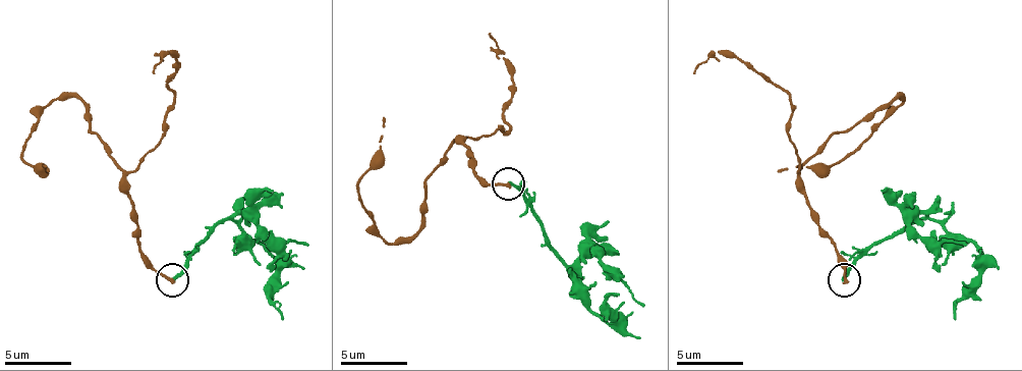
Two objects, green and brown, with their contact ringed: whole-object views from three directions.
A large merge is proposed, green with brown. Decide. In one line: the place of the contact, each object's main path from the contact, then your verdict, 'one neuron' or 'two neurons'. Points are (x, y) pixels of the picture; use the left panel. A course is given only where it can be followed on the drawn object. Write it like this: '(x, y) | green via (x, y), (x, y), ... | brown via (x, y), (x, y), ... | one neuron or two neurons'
(172, 279) | green via (171, 279), (205, 239), (231, 219), (271, 256), (274, 282), (271, 306), (284, 319) | brown via (171, 279), (142, 249), (124, 172), (92, 133), (89, 109), (74, 96), (42, 109), (21, 153), (48, 172) | two neurons

